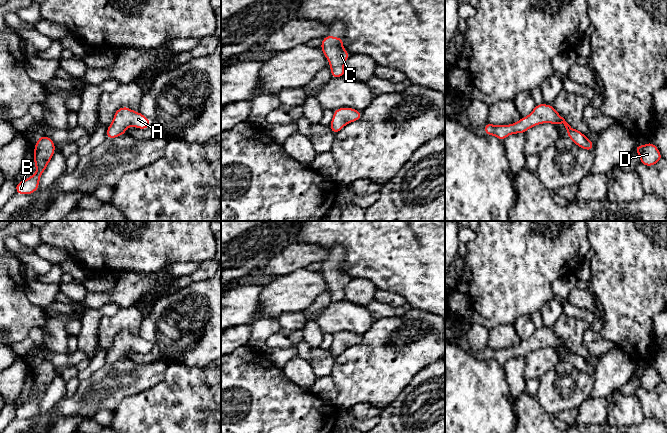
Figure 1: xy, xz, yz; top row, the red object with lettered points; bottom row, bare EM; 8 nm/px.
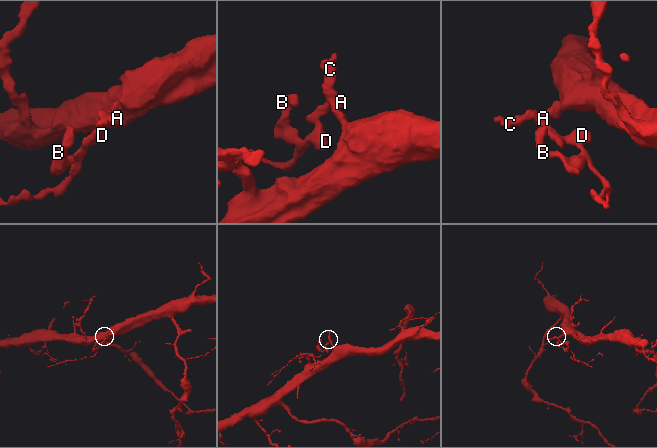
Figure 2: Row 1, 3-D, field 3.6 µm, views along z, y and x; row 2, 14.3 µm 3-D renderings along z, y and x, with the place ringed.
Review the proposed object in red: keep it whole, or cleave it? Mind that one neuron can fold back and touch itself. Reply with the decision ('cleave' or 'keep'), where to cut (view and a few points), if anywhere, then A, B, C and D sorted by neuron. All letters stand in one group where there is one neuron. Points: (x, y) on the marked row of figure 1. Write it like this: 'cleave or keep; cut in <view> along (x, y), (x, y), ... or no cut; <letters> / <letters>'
keep; no cut; A B C D

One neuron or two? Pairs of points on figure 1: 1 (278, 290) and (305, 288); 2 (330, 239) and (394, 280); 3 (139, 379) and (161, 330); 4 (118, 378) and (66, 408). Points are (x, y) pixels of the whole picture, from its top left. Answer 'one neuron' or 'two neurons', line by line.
1: one neuron
2: one neuron
3: two neurons
4: one neuron

